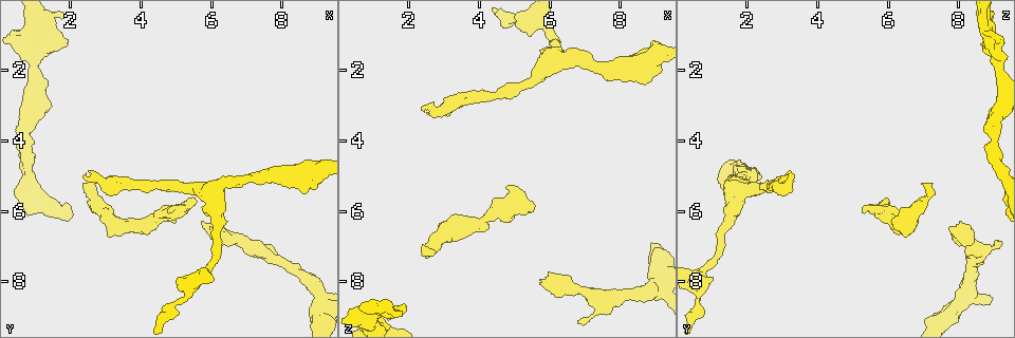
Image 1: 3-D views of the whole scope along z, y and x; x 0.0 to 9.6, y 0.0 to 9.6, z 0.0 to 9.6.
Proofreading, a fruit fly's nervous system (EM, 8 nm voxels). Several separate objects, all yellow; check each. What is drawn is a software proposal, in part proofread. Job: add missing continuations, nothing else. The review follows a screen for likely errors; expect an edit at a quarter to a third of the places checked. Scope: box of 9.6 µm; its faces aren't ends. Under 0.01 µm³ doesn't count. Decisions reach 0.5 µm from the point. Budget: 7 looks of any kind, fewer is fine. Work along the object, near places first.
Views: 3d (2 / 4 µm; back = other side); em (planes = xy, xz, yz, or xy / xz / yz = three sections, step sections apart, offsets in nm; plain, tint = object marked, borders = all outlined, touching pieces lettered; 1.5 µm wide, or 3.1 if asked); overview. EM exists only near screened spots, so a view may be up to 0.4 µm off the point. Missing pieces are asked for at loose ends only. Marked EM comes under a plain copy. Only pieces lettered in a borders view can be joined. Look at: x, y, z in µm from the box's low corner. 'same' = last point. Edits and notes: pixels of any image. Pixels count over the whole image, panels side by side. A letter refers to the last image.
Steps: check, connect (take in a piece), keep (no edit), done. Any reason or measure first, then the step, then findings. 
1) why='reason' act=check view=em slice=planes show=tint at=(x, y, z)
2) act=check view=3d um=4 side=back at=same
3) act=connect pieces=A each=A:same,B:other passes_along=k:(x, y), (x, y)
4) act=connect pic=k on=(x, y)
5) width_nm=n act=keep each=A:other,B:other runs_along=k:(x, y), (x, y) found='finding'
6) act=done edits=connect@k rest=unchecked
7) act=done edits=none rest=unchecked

why='branch stops here' act=check view=3d um=2 at=(5.50, 5.70, 5.95)

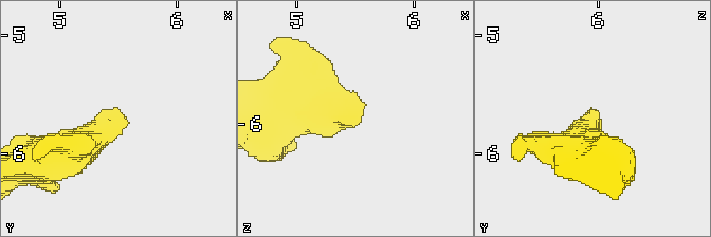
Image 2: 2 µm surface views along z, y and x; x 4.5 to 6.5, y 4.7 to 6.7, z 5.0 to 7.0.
why='need the tissue' act=check view=em slice=planes show=borders at=(5.52, 5.64, 6.00)

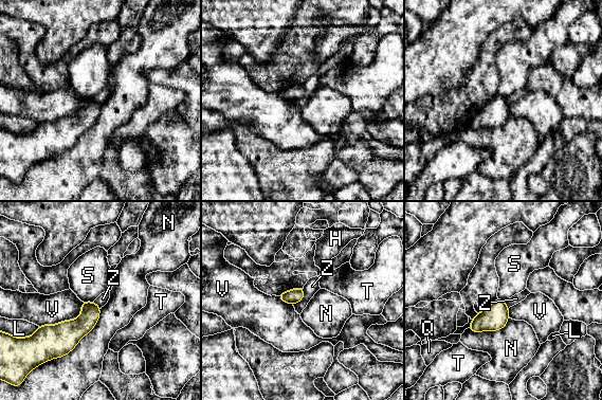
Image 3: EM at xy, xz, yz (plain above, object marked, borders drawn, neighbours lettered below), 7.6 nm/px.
act=keep each=H:other,L:other,N:other,Q:other,S:other,T:other,V:other,Z:other border=3:(304, 288), (304, 297), (293, 305) found='none of them fits'

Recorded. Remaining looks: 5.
why='an open end' act=check view=em slice=planes show=borders at=(2.35, 5.25, 6.95)

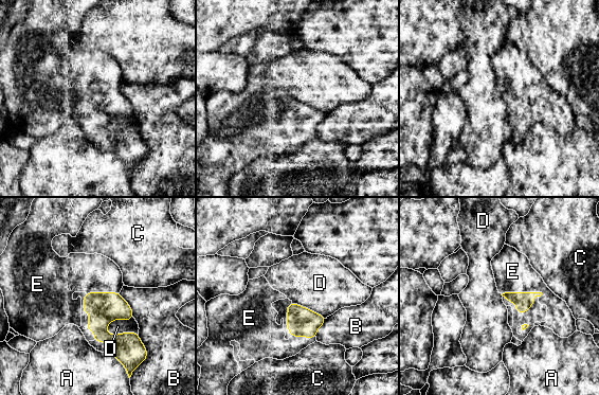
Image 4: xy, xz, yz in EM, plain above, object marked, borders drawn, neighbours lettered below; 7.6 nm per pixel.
width_nm=120 act=connect pieces=E each=A:other,B:other,C:other,D:other,E:same found='it goes on there'

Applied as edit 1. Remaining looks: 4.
why='redraw' act=check view=overview

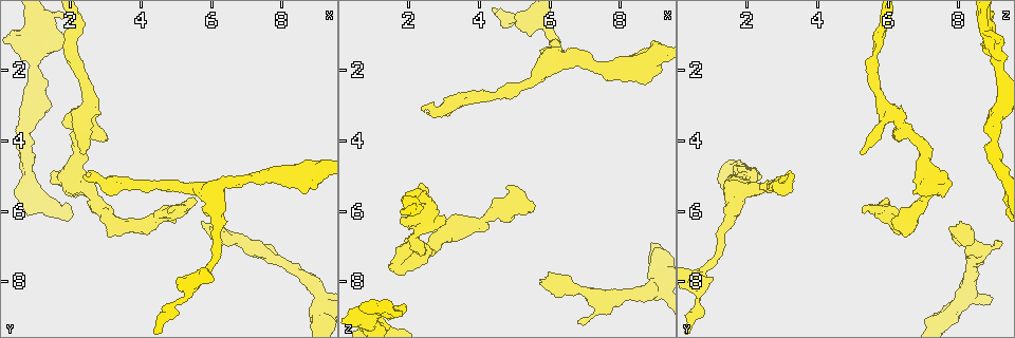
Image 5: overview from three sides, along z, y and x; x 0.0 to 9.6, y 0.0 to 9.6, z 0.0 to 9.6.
why='an open end' act=check view=em slice=planes show=borders at=(2.35, 4.30, 5.15)

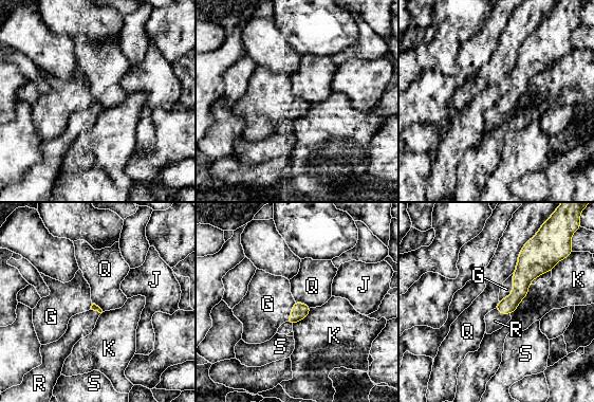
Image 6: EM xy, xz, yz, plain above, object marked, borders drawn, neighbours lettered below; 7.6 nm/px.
act=connect pieces=R each=G:other,J:other,K:other,Q:other,R:same,S:other found='the neuron continues'

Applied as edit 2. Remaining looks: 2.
act=done edits=connect@4,connect@6 rest=unchecked

